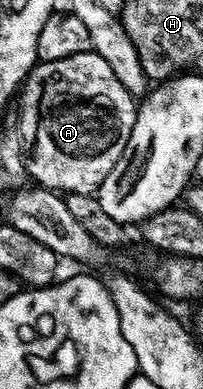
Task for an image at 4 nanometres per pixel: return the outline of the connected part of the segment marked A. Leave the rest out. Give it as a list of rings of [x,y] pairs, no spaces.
[[[92,51],[71,54],[58,60],[42,60],[34,64],[19,89],[20,100],[21,113],[17,116],[16,131],[25,142],[29,142],[33,136],[33,149],[30,152],[28,149],[25,160],[28,179],[55,193],[94,195],[101,187],[103,178],[111,174],[111,166],[119,162],[127,146],[127,138],[131,138],[139,107],[134,93],[128,92],[123,82],[115,78],[115,70],[111,70],[107,61]]]

